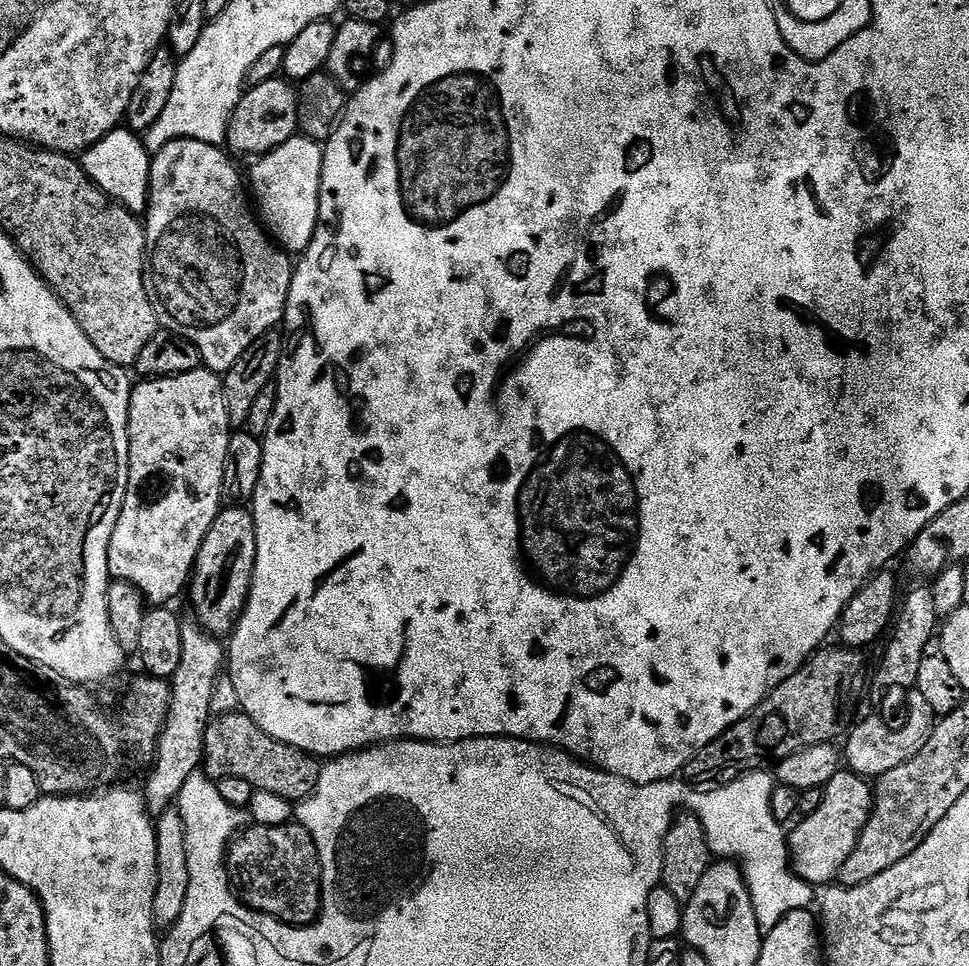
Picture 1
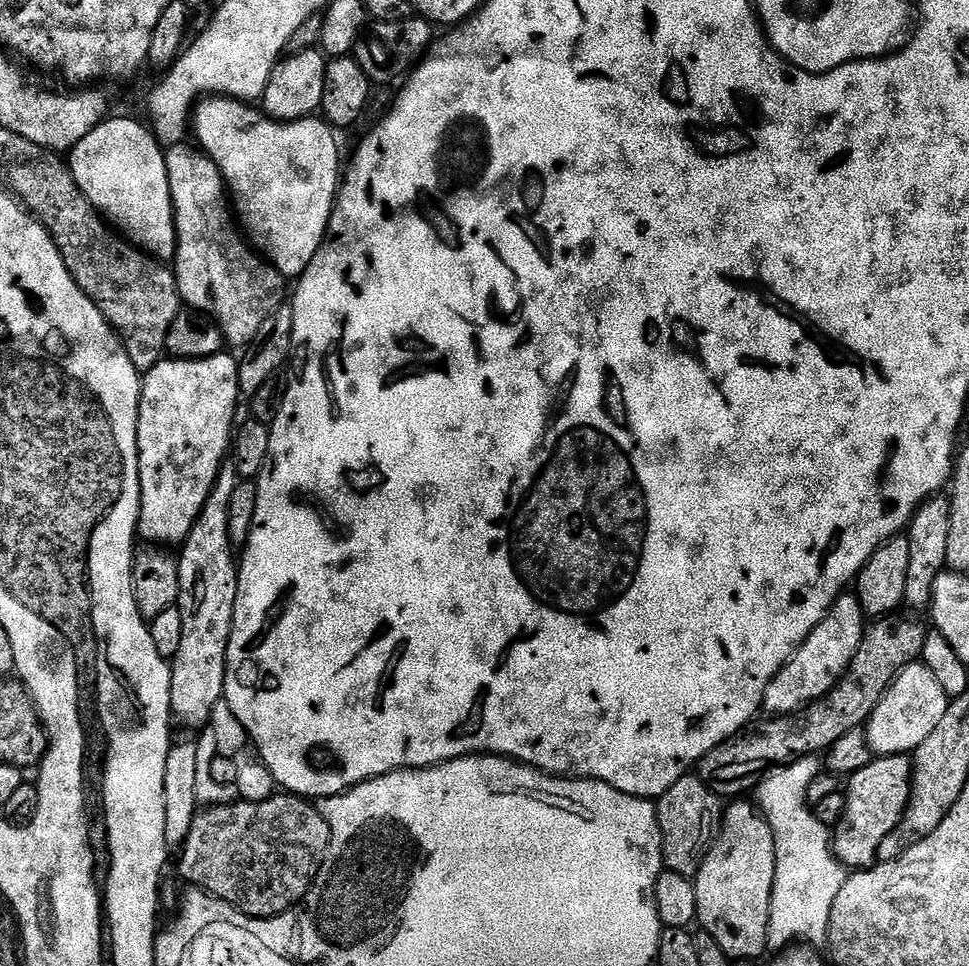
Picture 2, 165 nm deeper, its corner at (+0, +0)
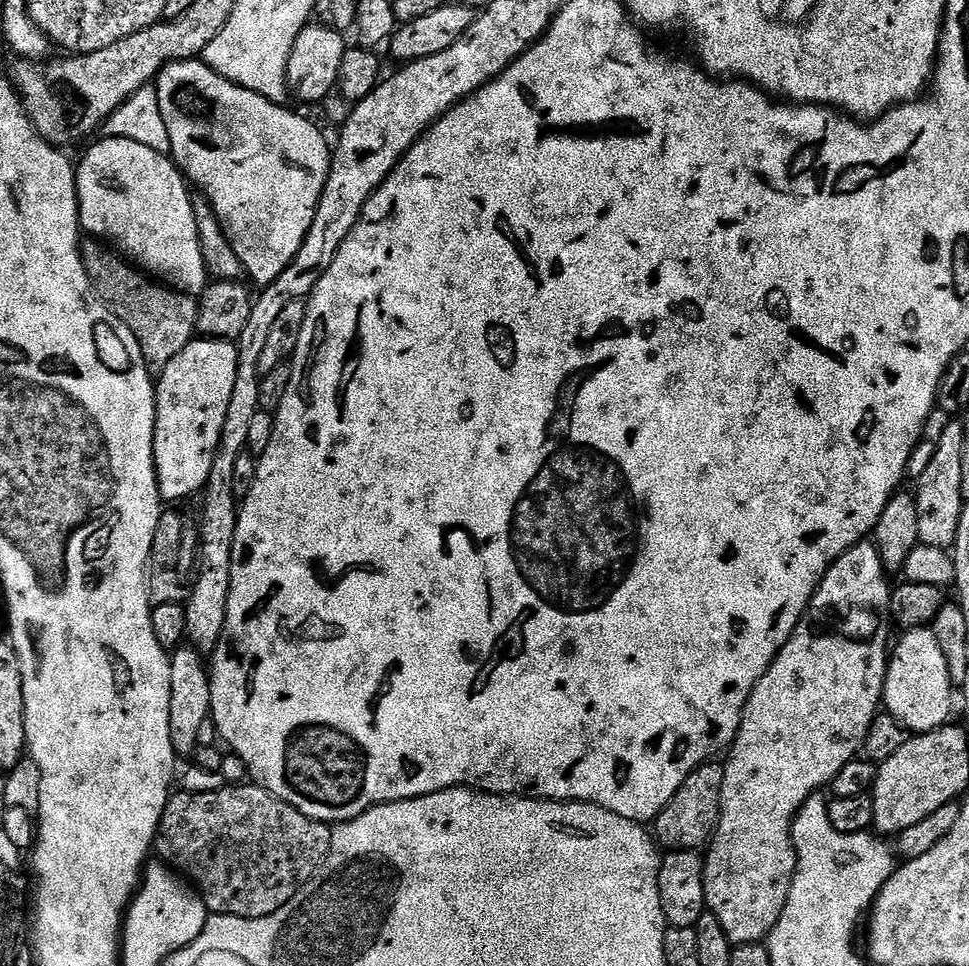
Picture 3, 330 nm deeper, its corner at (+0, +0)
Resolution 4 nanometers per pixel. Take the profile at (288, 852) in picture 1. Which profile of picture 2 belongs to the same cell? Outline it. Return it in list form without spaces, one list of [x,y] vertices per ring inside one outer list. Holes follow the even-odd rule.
[[[275,794],[266,798],[265,801],[246,801],[237,799],[230,804],[213,804],[204,806],[197,811],[195,817],[190,822],[189,833],[186,834],[180,852],[180,872],[189,881],[187,882],[193,888],[200,888],[204,892],[211,892],[218,900],[225,900],[232,908],[237,908],[242,914],[254,916],[257,920],[266,920],[270,916],[280,916],[288,909],[296,907],[308,888],[312,884],[312,879],[316,877],[316,871],[320,869],[320,863],[324,861],[324,855],[330,842],[330,826],[324,820],[324,815],[320,813],[319,807],[315,803],[309,802],[305,797],[293,796],[291,794]]]

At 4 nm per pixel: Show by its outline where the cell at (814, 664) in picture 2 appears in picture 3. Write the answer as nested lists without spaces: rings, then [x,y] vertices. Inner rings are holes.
[[[861,542],[852,547],[850,551],[846,554],[842,554],[842,558],[838,558],[830,566],[830,570],[822,578],[820,587],[816,589],[815,594],[812,596],[812,602],[808,606],[807,612],[804,613],[804,619],[801,620],[799,626],[796,627],[795,632],[792,633],[792,637],[784,643],[782,650],[774,658],[772,665],[766,670],[766,674],[762,674],[762,678],[754,686],[752,691],[752,697],[748,699],[748,704],[745,706],[744,711],[740,718],[740,732],[736,735],[735,740],[732,741],[730,745],[730,751],[727,753],[728,764],[723,765],[724,777],[722,778],[722,802],[720,803],[720,821],[716,827],[715,834],[712,835],[710,843],[707,845],[706,853],[703,857],[704,861],[704,902],[707,911],[714,914],[714,918],[718,918],[718,922],[722,925],[722,930],[725,931],[726,938],[729,940],[730,944],[735,946],[738,944],[759,944],[761,942],[767,941],[768,935],[774,930],[774,926],[778,922],[778,918],[782,918],[782,910],[786,906],[786,898],[790,894],[790,886],[792,885],[792,879],[796,873],[796,847],[792,841],[792,823],[794,818],[798,814],[798,810],[804,805],[810,797],[817,795],[821,790],[827,789],[831,785],[832,780],[838,774],[838,770],[842,770],[842,766],[846,766],[846,762],[857,759],[861,755],[862,749],[864,747],[864,742],[866,740],[866,734],[871,730],[872,723],[875,722],[878,713],[882,708],[882,701],[884,698],[884,683],[886,682],[886,674],[888,673],[888,661],[890,659],[890,640],[888,644],[888,624],[890,625],[890,613],[892,610],[892,588],[890,583],[888,584],[888,579],[890,579],[889,573],[886,571],[884,563],[880,561],[880,555],[876,549],[875,543],[872,542]]]

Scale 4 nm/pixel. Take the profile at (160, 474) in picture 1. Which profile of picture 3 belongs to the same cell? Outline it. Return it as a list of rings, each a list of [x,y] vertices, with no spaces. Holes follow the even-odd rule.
[[[194,338],[174,358],[170,358],[170,366],[158,374],[155,381],[156,386],[156,421],[154,422],[154,466],[156,467],[156,481],[160,491],[161,501],[168,500],[188,500],[192,495],[203,493],[205,486],[210,478],[210,470],[214,466],[216,451],[222,438],[222,426],[226,426],[226,410],[230,406],[230,394],[234,390],[234,378],[238,374],[238,350],[235,343],[230,340],[209,340],[207,338]]]

